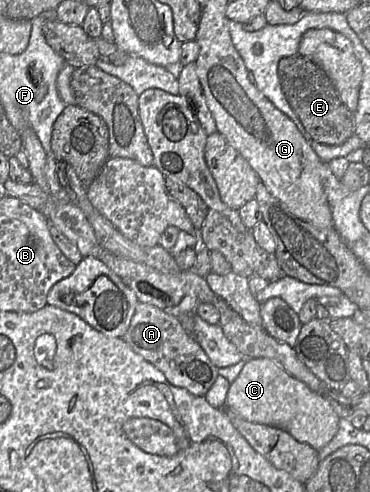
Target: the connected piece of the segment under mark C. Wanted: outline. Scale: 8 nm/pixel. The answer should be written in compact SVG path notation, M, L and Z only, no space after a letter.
M252 358L245 363L239 376L230 384L226 405L244 419L283 429L298 442L306 443L317 451L332 440L339 427L340 417L327 399L320 393L312 391L304 382L291 376L270 358Z

